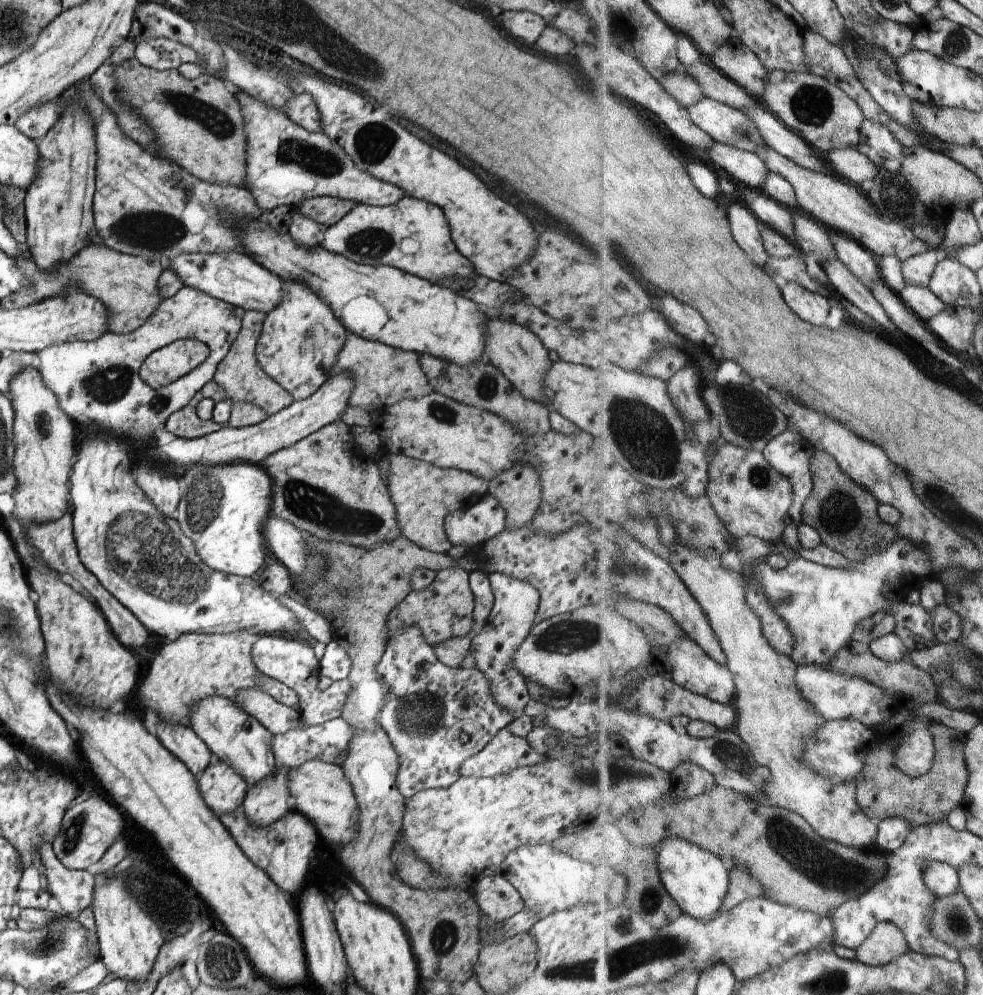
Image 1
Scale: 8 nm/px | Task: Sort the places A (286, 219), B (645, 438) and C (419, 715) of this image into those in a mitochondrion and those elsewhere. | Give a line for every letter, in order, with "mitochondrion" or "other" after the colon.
A: other
B: mitochondrion
C: mitochondrion

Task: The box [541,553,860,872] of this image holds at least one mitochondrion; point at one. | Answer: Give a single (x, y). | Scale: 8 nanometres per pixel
(737, 759)

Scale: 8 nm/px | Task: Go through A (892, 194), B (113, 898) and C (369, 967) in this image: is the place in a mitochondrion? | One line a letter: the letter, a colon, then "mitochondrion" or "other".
A: mitochondrion
B: other
C: other

